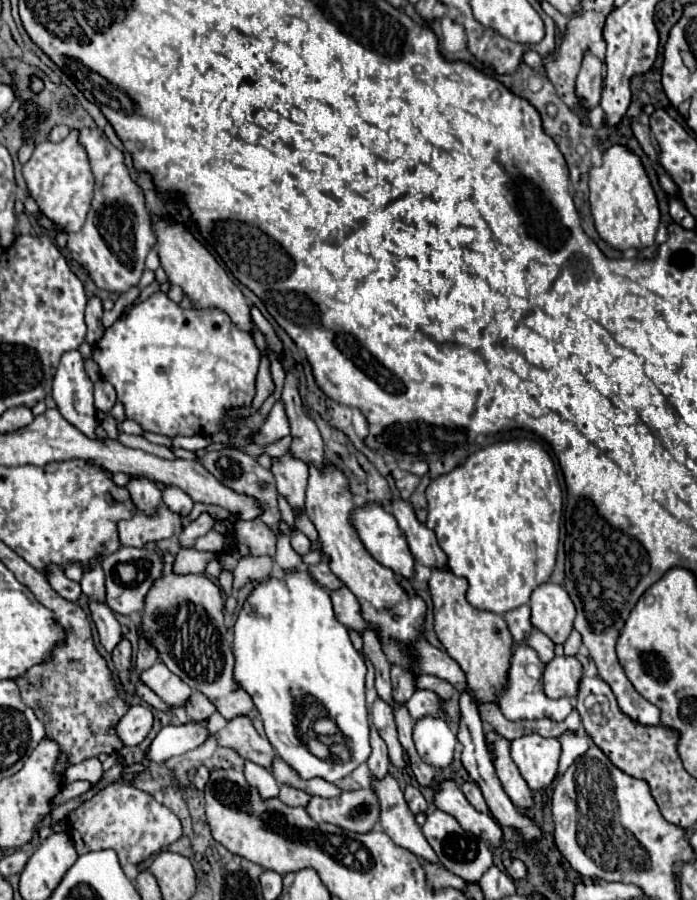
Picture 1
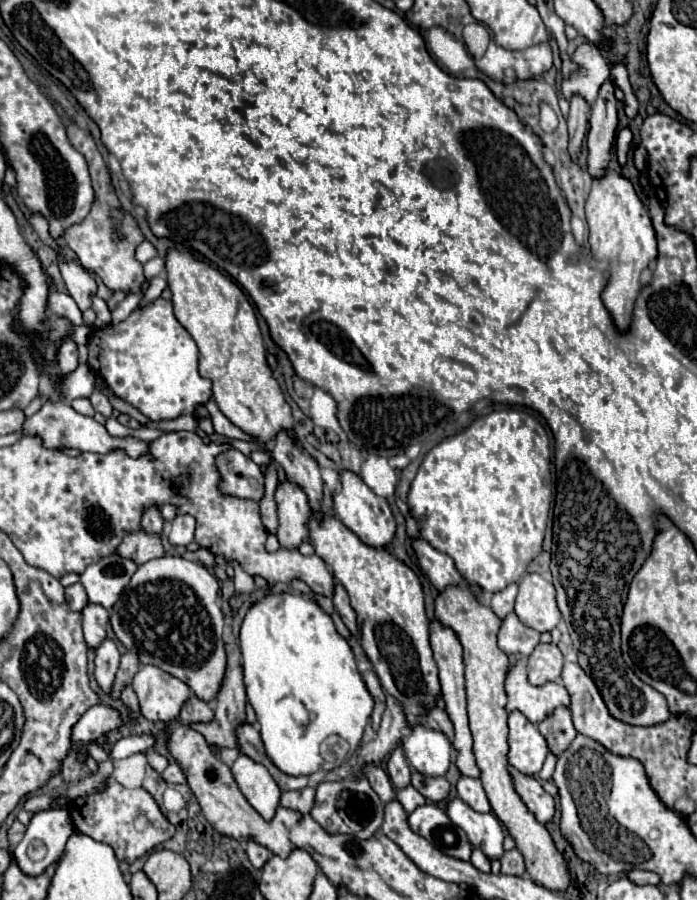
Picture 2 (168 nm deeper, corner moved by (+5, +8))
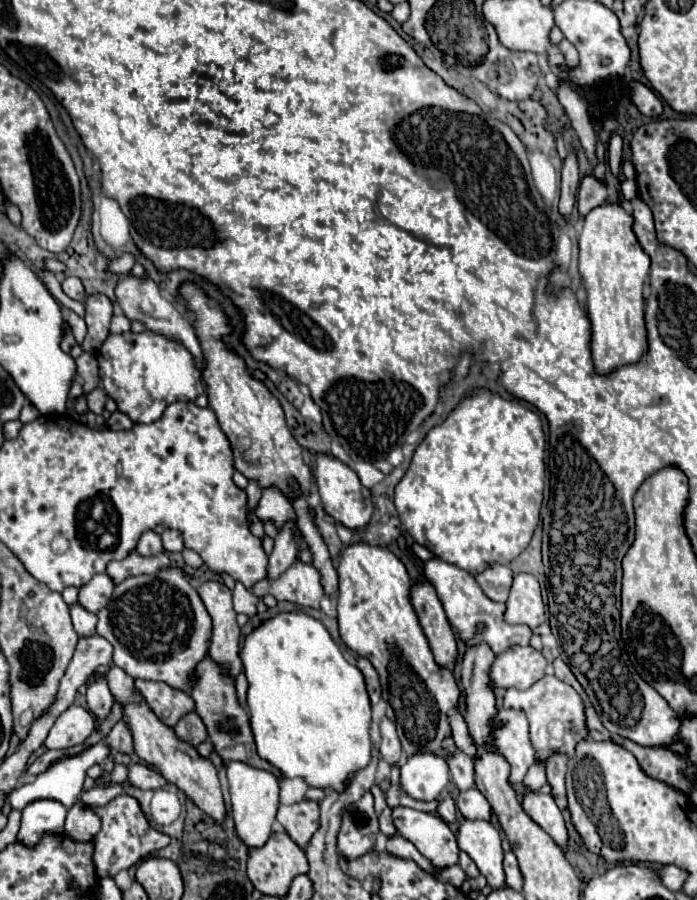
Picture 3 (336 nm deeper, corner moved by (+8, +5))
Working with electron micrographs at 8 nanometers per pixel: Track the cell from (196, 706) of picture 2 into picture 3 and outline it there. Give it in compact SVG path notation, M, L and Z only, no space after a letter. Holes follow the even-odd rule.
M191 712L191 714L183 716L183 718L177 722L175 734L177 734L179 740L183 740L183 742L187 742L187 744L191 744L191 746L195 746L195 748L197 748L201 742L207 740L207 730L205 730L201 718L197 716L197 712Z

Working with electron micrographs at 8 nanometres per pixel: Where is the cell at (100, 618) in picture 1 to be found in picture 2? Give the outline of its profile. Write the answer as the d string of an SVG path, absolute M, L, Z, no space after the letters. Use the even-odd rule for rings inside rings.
M106 637L106 641L102 641L102 645L98 645L96 659L94 659L94 665L96 665L94 675L96 675L98 685L104 691L110 691L112 689L114 675L118 671L118 663L120 663L120 651L118 651L116 643Z

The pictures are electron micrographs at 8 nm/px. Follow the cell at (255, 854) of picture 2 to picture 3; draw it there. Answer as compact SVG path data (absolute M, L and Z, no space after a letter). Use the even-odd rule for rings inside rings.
M237 760L227 764L227 778L229 778L229 794L231 794L231 814L235 820L237 836L249 848L259 848L271 836L271 826L275 822L275 814L279 808L279 782L271 772L253 768Z

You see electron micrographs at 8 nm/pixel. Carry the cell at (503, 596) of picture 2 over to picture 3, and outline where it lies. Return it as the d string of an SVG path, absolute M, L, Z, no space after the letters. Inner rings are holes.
M491 564L491 568L485 568L483 572L475 574L475 580L491 600L505 602L513 582L513 572L505 564Z

